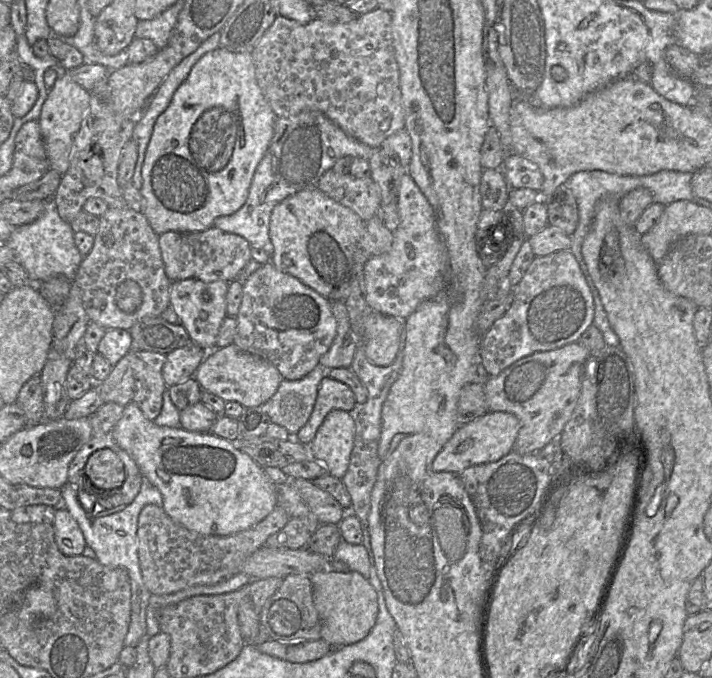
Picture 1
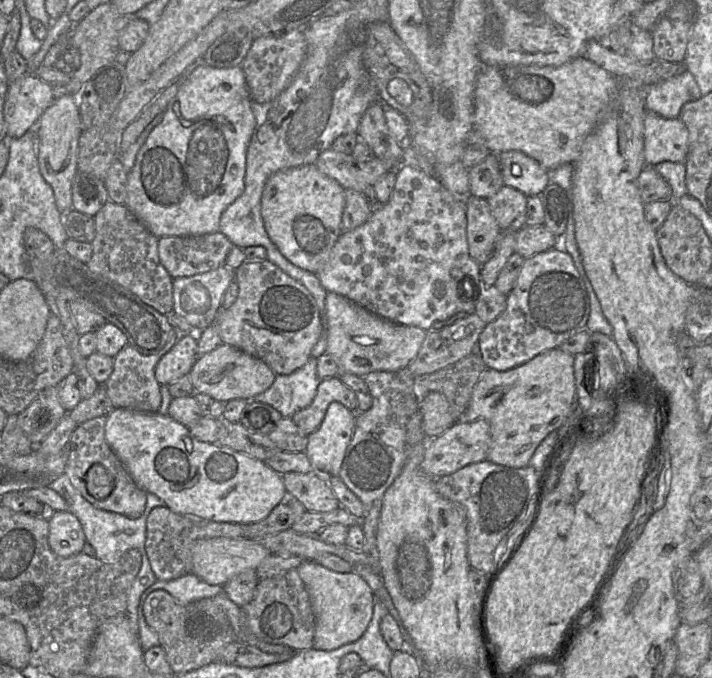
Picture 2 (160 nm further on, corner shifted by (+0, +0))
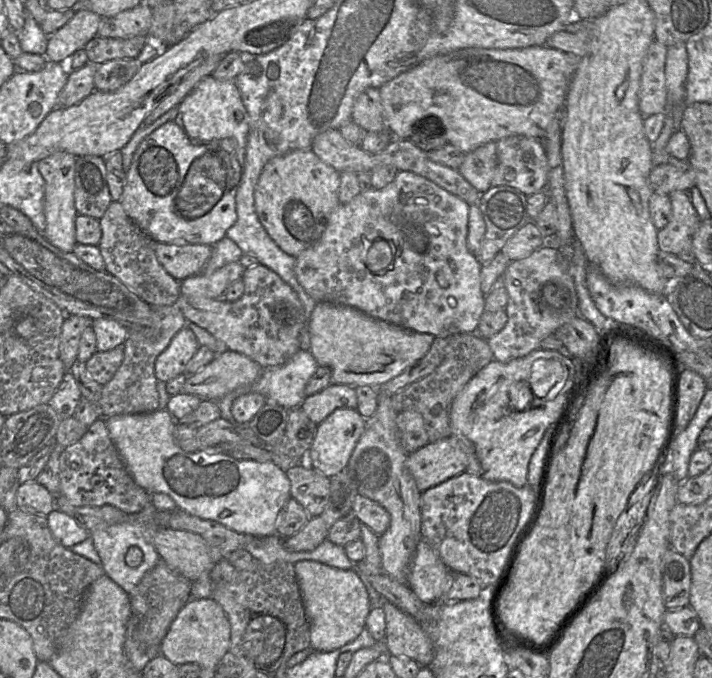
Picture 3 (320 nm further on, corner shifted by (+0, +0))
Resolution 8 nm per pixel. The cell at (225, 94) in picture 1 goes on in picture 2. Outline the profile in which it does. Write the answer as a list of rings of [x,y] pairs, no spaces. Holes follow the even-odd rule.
[[[205,64],[197,66],[187,77],[182,79],[177,92],[163,112],[162,121],[152,130],[140,149],[134,167],[128,173],[127,208],[157,238],[166,236],[201,236],[219,231],[220,219],[224,210],[231,205],[245,189],[246,156],[248,146],[256,128],[256,120],[252,111],[250,96],[245,74],[242,67],[214,68]]]

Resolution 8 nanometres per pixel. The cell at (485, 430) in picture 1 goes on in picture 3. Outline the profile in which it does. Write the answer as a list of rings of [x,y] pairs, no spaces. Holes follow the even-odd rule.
[[[452,436],[429,442],[408,453],[406,460],[406,468],[421,492],[465,472],[467,464],[467,455]]]

